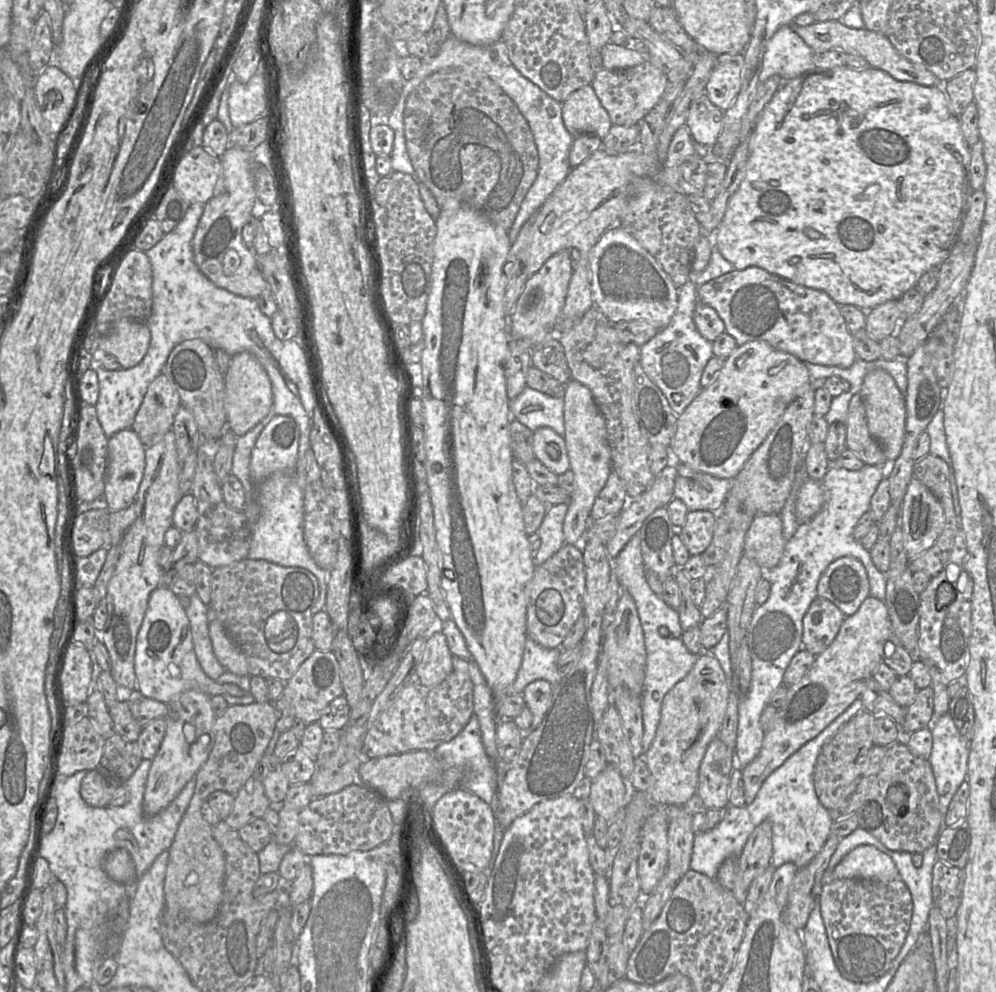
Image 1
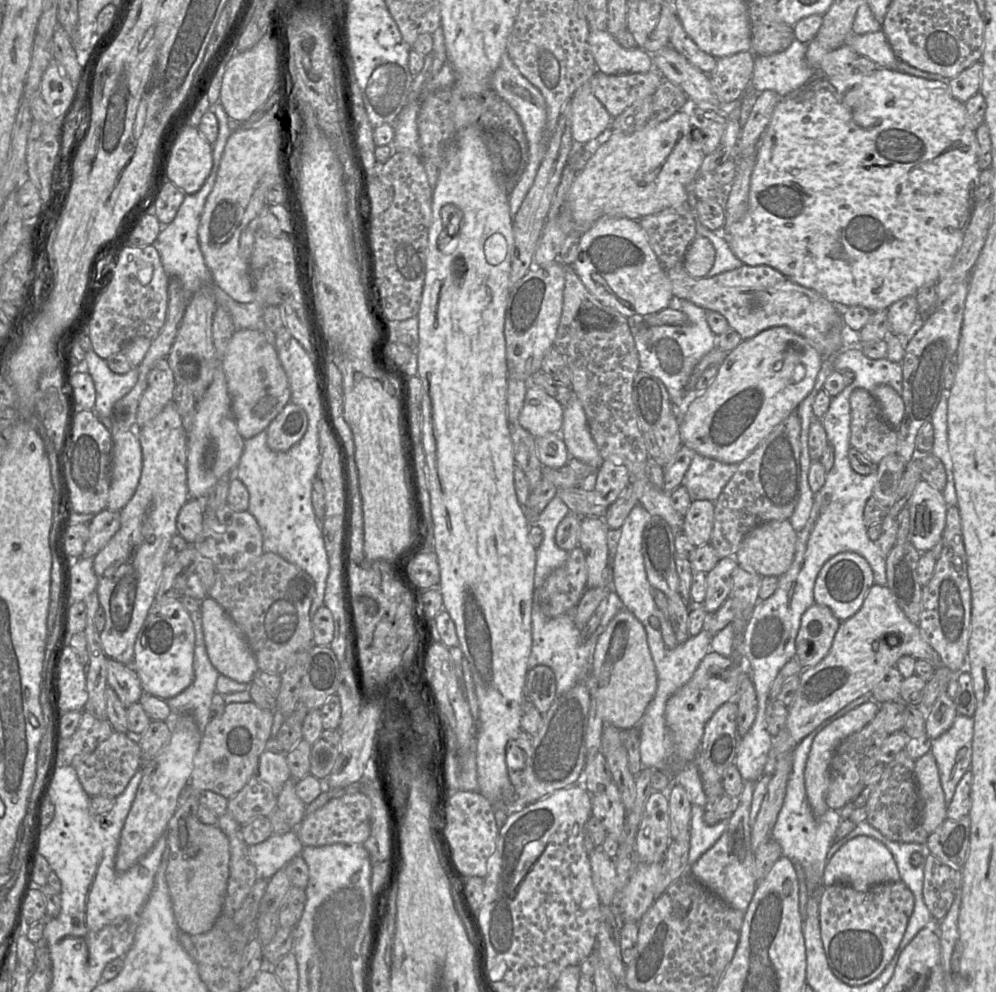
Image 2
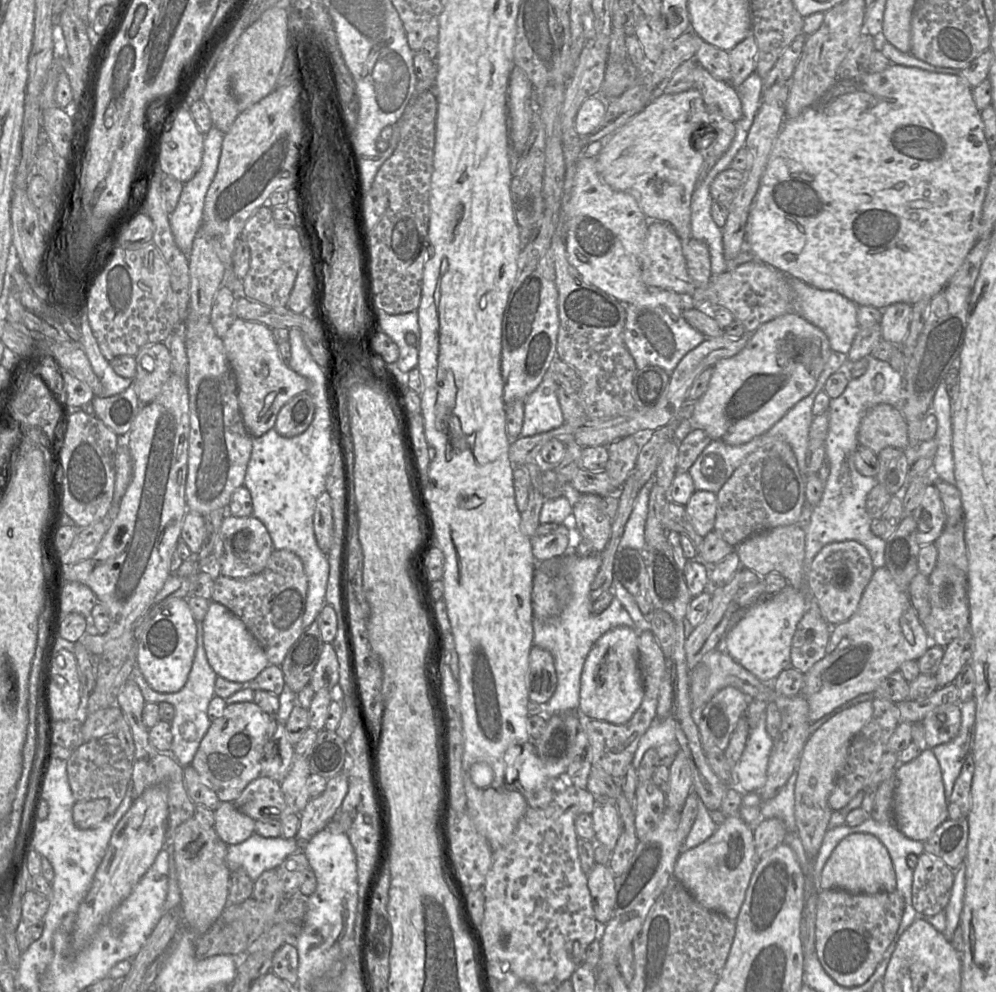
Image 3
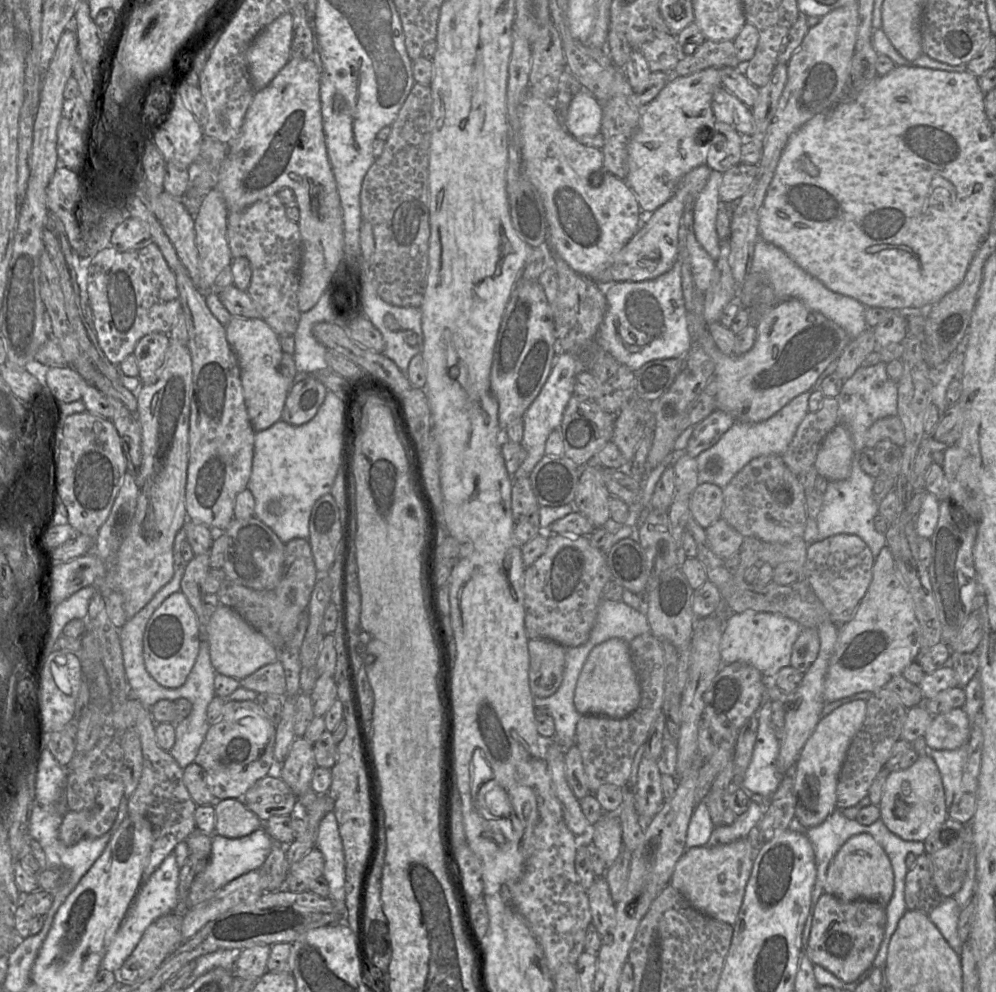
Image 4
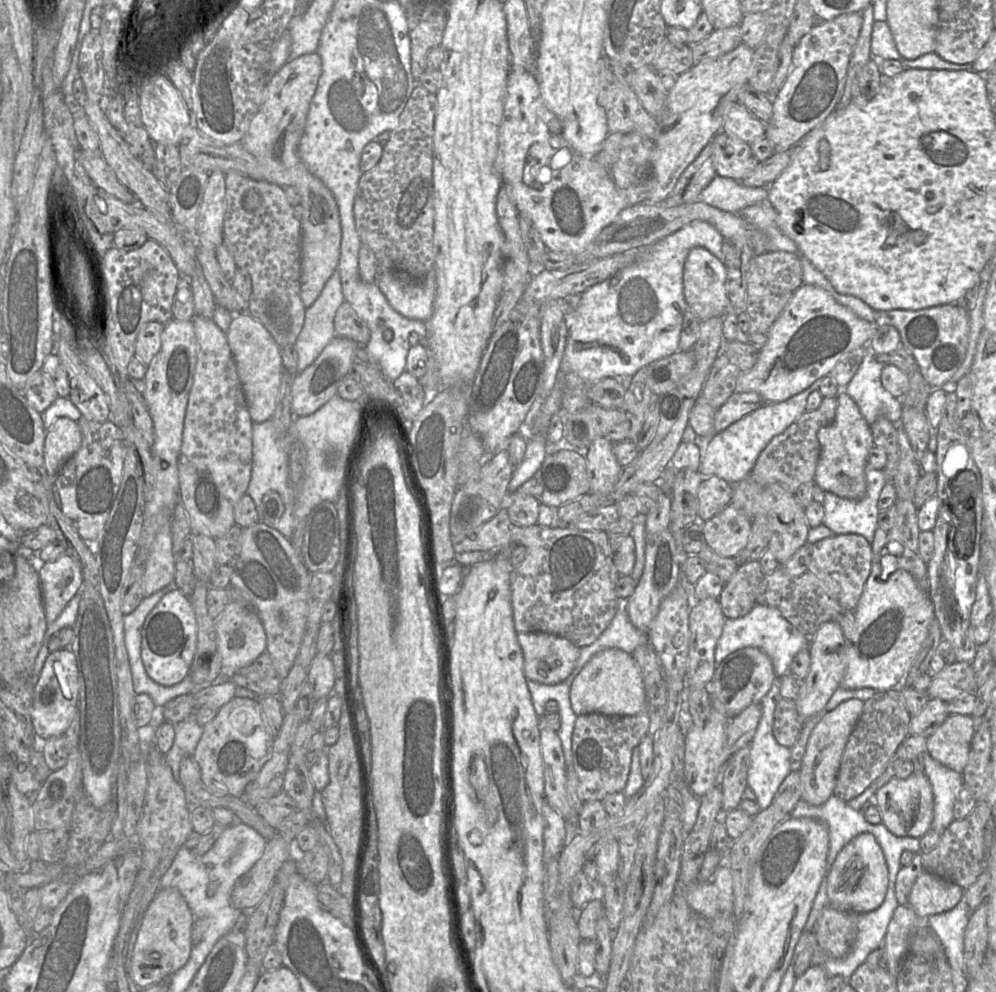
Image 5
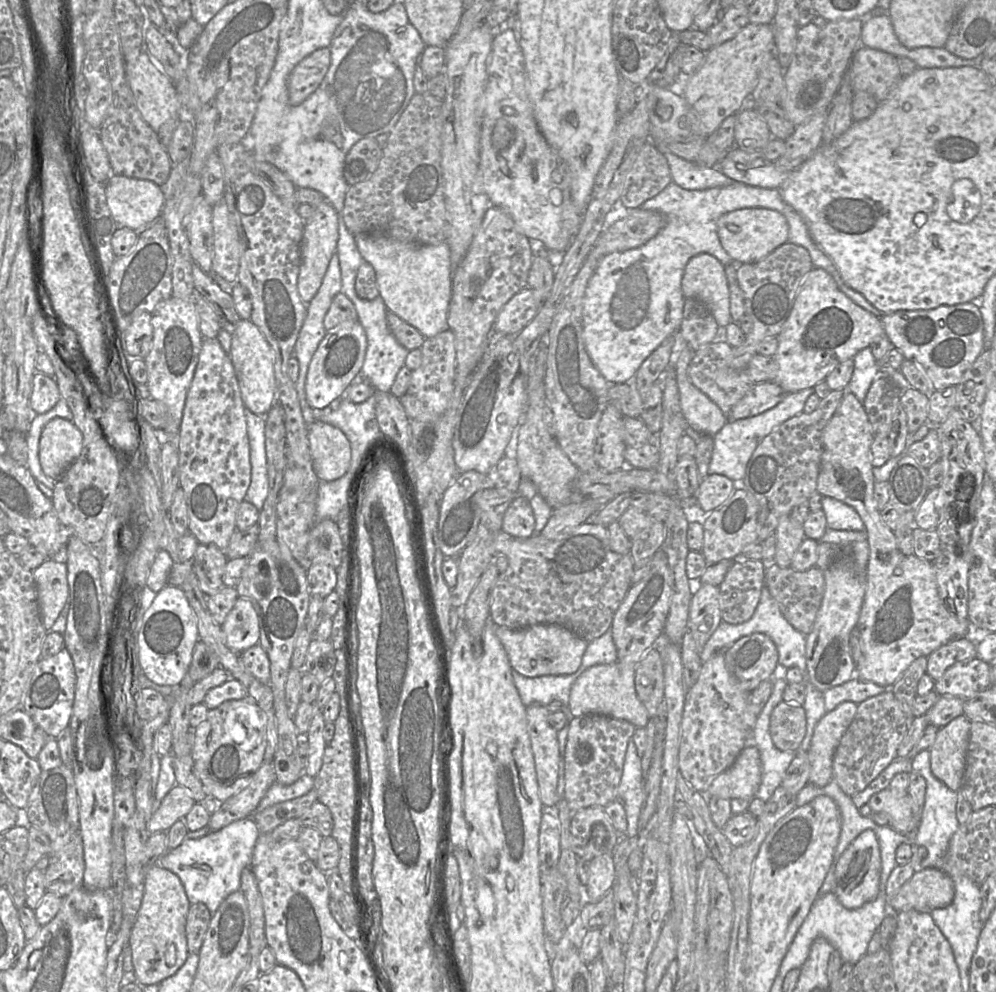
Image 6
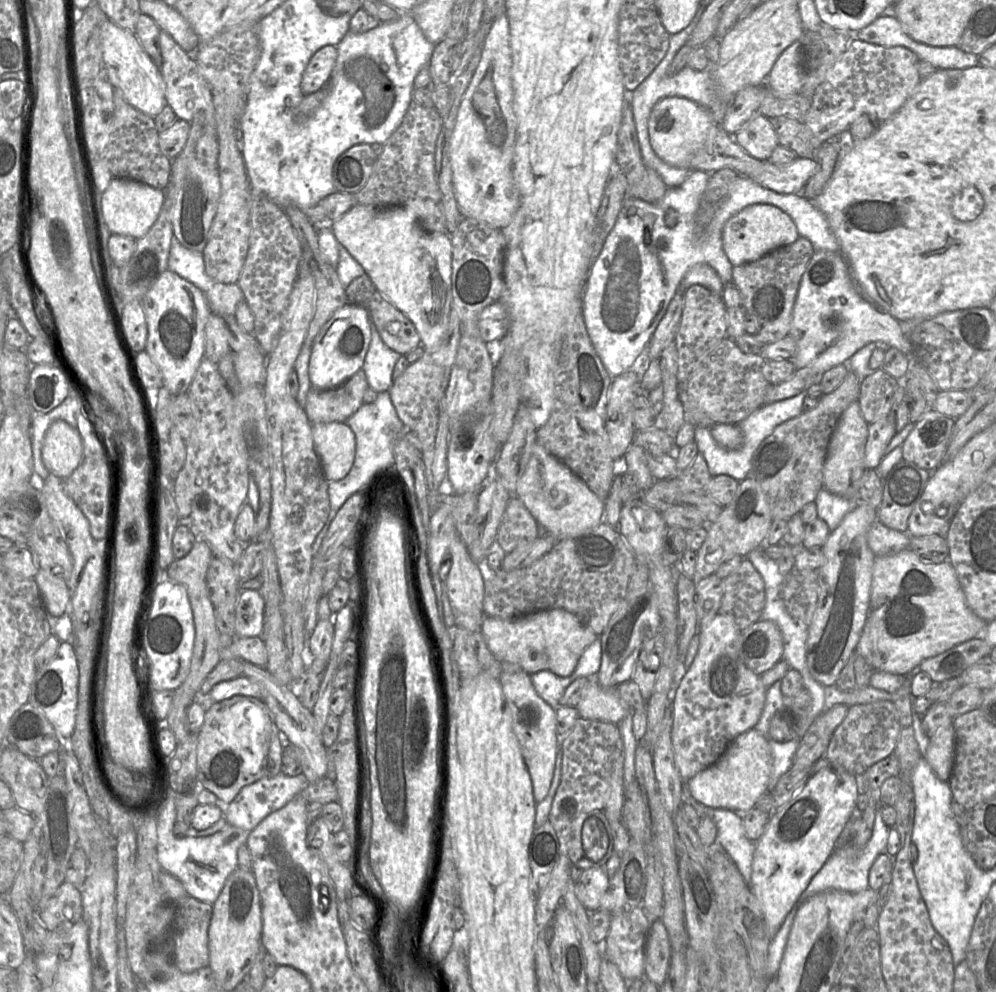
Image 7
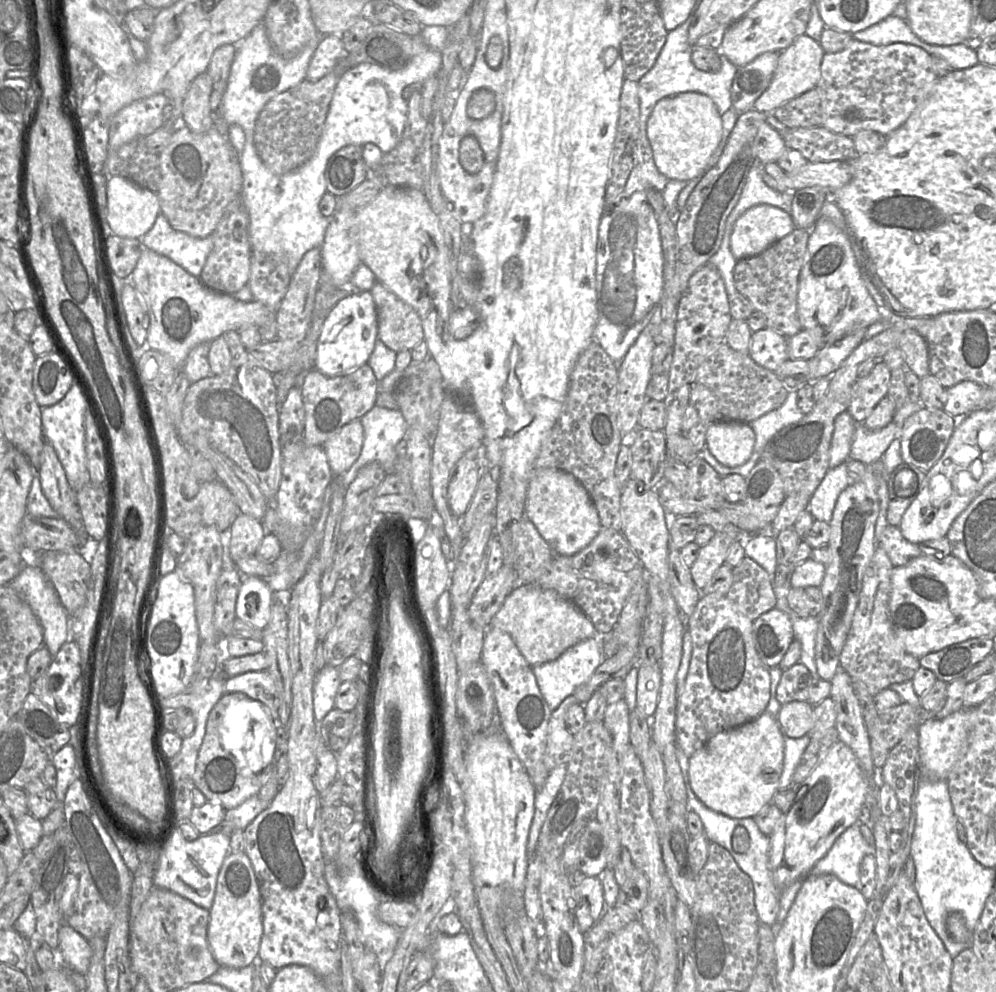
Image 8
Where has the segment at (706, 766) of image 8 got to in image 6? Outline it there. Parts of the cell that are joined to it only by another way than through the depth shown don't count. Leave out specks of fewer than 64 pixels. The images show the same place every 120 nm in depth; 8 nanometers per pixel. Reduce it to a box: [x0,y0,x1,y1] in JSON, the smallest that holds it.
[707,742,762,799]

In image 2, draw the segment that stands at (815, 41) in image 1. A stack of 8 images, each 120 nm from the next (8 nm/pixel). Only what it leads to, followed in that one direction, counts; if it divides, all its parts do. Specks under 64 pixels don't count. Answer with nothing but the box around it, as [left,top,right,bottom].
[845,30,897,69]

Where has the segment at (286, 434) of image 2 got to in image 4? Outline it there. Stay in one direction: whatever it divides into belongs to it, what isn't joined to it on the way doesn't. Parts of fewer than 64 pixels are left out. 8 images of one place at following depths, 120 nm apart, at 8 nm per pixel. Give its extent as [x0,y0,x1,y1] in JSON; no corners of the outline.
[281,372,327,426]

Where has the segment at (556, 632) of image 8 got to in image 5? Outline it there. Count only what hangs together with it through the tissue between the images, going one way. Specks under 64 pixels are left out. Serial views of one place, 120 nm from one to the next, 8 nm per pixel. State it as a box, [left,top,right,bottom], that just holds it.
[517,632,580,684]

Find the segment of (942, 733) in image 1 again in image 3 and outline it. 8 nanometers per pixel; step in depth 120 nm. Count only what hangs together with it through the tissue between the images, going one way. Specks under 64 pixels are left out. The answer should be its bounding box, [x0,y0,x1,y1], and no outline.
[932,699,977,804]

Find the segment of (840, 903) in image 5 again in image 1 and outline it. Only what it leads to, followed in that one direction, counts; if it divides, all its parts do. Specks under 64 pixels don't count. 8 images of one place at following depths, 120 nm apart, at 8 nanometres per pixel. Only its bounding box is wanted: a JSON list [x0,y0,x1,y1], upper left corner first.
[831,845,901,882]

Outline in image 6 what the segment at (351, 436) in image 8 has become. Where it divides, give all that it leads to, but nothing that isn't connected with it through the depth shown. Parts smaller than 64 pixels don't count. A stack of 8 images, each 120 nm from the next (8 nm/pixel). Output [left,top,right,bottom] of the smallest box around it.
[308,420,350,482]

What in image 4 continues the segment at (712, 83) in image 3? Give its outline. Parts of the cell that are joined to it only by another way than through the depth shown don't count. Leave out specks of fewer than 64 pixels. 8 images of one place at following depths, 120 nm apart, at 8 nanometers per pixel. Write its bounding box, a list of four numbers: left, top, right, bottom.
[712,87,754,137]

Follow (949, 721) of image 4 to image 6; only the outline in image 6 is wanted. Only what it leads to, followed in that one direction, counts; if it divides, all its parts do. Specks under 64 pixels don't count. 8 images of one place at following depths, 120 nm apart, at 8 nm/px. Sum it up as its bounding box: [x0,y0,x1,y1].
[930,715,971,791]

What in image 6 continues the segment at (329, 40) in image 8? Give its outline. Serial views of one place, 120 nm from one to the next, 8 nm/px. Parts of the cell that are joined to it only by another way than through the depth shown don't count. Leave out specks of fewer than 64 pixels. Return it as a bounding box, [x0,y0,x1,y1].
[288,47,331,105]

